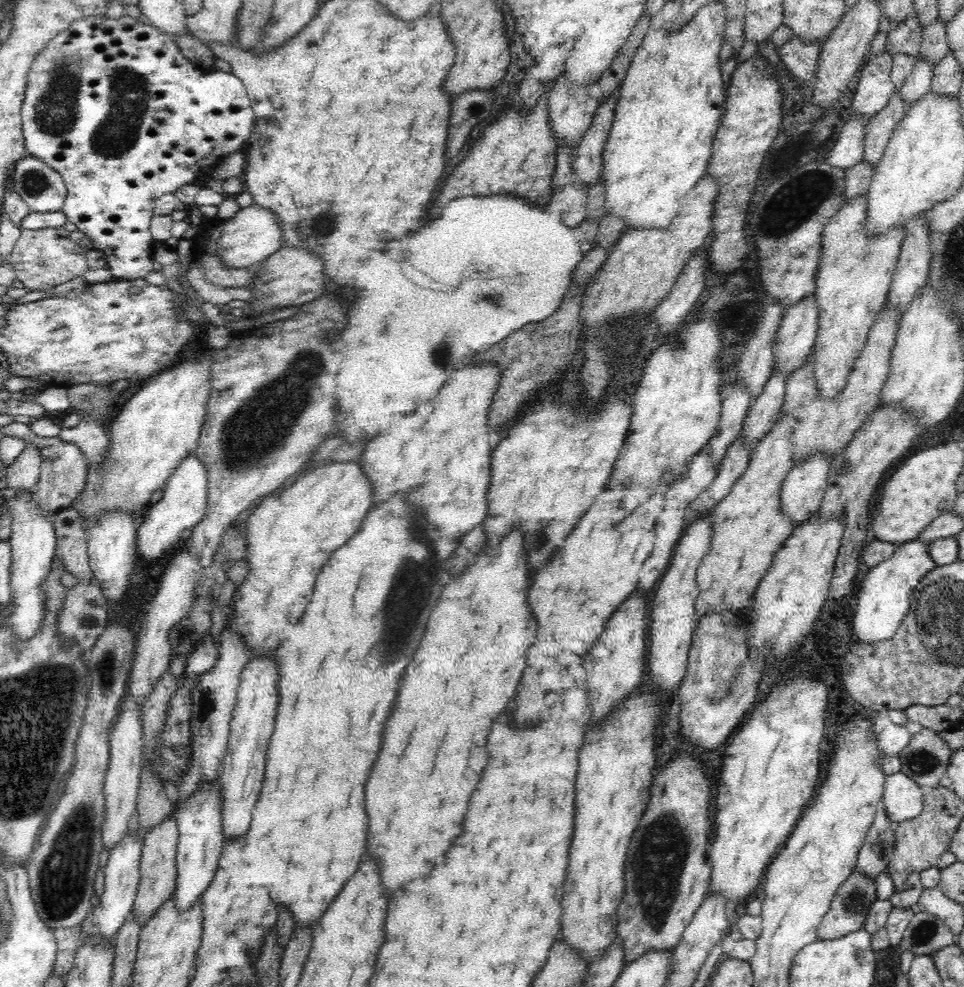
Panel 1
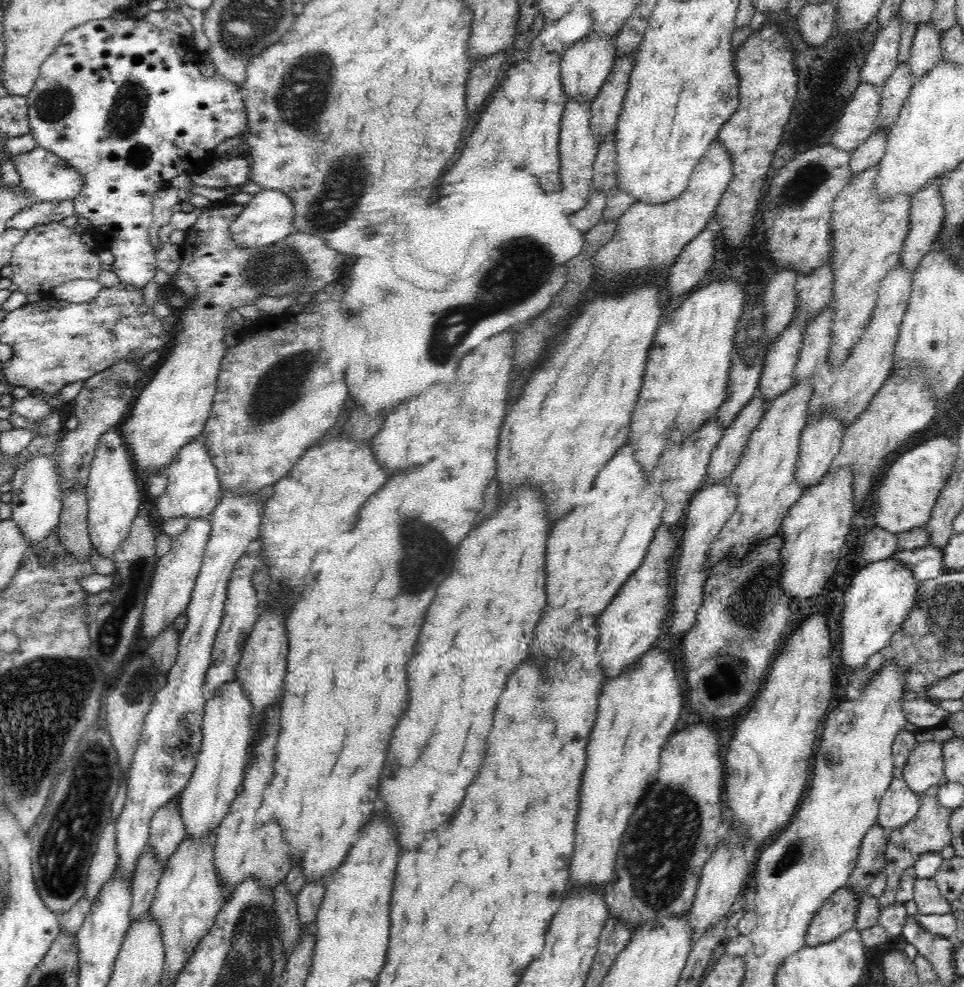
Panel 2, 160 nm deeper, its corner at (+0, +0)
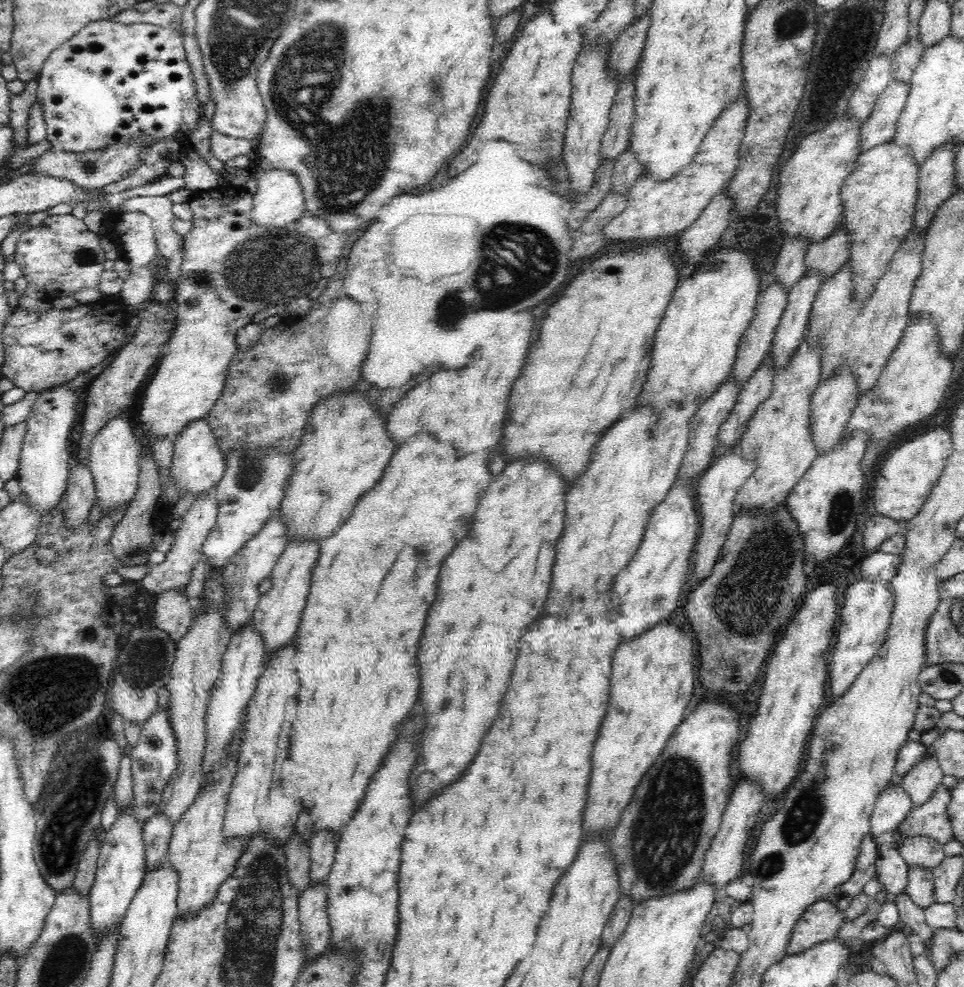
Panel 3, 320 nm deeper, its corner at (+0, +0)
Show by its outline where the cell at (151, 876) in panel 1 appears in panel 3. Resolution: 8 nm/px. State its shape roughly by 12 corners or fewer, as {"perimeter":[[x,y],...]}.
{"perimeter":[[222,572],[177,644],[170,711],[179,772],[157,814],[176,826],[201,786],[205,708],[231,636]]}

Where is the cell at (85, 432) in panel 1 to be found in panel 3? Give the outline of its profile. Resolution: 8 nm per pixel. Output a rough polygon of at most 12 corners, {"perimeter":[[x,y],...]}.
{"perimeter":[[130,415],[91,443],[89,470],[104,512],[136,494],[139,439]]}

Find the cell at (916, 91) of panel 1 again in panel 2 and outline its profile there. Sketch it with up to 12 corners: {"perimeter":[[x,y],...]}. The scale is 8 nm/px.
{"perimeter":[[932,21],[915,33],[908,60],[912,84],[938,64],[940,31]]}

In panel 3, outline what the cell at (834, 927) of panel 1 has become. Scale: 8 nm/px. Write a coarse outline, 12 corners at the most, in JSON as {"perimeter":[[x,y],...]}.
{"perimeter":[[820,899],[803,912],[787,954],[834,939],[844,910]]}

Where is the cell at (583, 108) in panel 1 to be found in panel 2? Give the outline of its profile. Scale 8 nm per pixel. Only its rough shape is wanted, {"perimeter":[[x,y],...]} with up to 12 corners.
{"perimeter":[[582,37],[560,64],[566,104],[590,102],[616,61],[615,37]]}

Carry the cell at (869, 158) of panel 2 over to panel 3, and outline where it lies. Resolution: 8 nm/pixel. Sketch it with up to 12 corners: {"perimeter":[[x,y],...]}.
{"perimeter":[[892,79],[861,124],[860,152],[892,140],[908,83]]}

